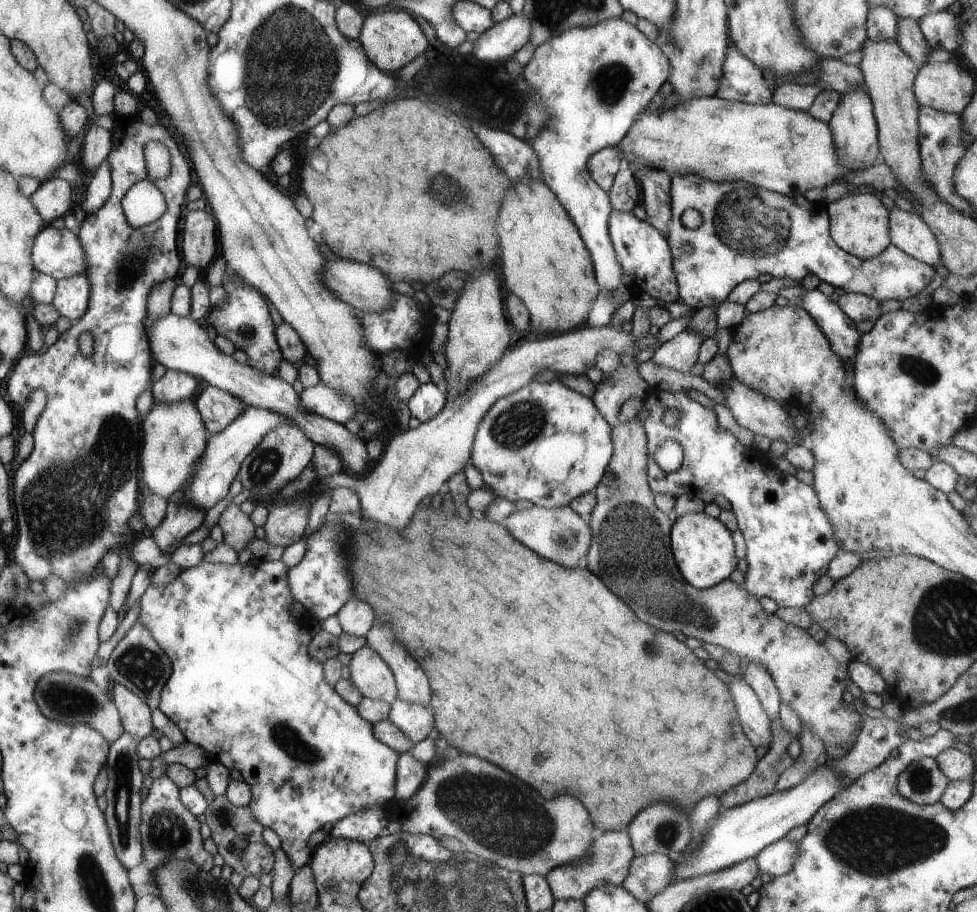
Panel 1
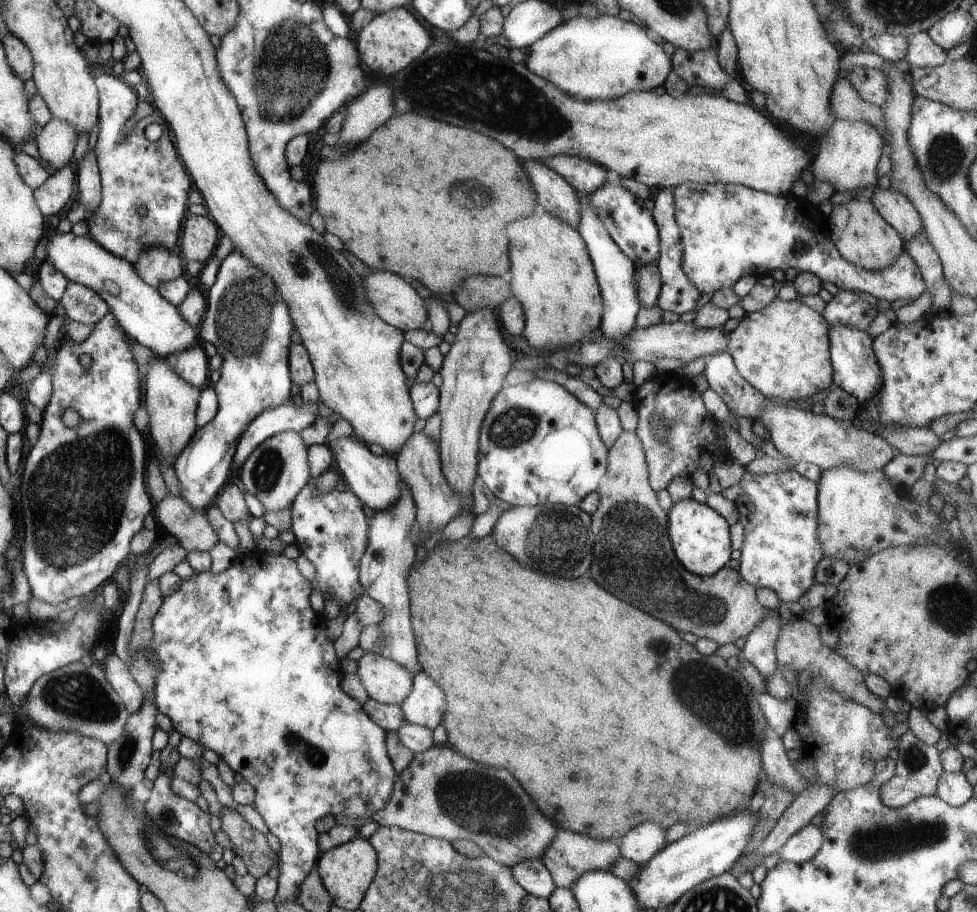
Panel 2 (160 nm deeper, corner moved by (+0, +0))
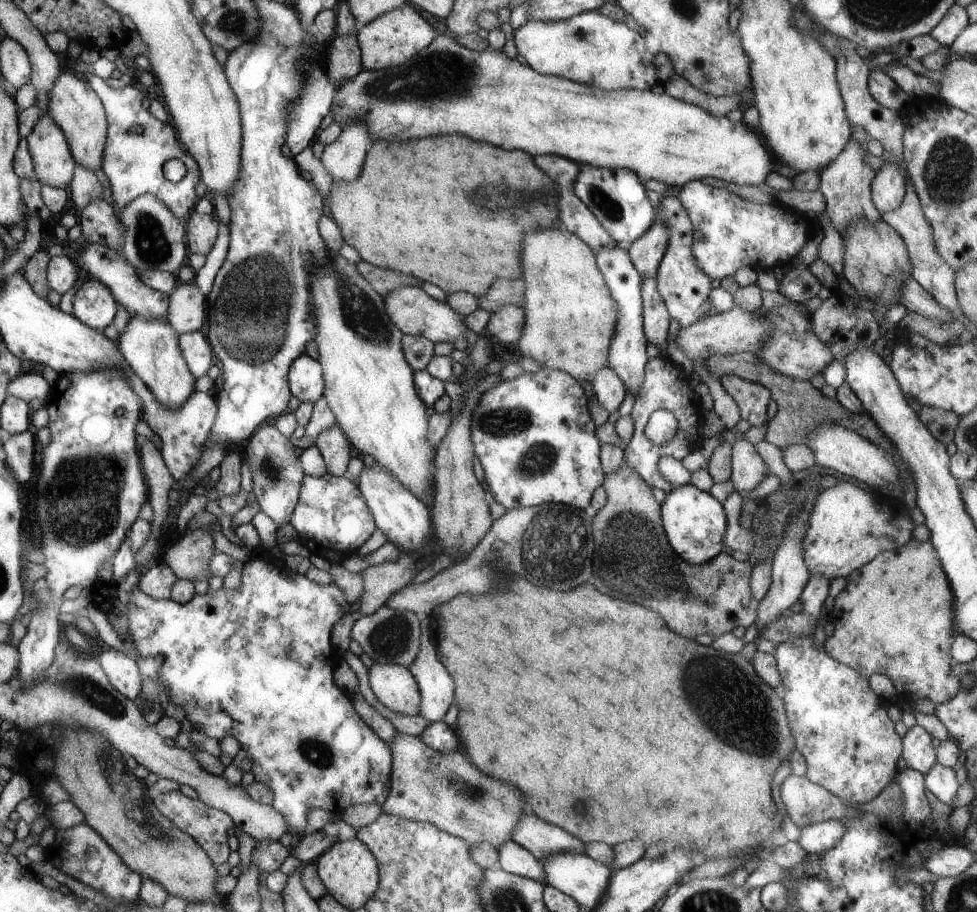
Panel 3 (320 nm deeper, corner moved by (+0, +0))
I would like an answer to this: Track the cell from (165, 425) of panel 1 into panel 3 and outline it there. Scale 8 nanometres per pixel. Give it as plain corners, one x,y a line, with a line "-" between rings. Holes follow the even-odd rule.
139,316
130,317
117,343
128,364
149,385
149,389
165,408
181,407
196,392
196,377
181,351
180,333
168,321

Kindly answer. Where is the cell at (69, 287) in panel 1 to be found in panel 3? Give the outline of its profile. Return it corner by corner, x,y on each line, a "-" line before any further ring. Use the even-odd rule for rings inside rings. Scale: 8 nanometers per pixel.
87,278
74,294
73,315
90,328
103,331
116,316
119,304
107,284

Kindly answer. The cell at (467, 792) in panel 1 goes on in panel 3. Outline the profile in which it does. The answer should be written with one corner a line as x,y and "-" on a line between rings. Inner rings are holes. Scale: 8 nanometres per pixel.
400,731
395,732
391,750
392,782
388,798
381,804
386,814
435,824
451,835
462,837
470,845
486,841
498,848
511,839
511,832
521,816
533,813
531,806
514,786
484,776
476,766
470,764
470,760
462,754
462,750
441,753
430,748
419,736
407,735

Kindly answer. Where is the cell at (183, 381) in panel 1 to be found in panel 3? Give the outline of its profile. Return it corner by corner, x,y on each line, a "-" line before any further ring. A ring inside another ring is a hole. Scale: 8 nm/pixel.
206,330
181,333
180,345
193,375
200,378
207,374
207,370
213,365
215,359

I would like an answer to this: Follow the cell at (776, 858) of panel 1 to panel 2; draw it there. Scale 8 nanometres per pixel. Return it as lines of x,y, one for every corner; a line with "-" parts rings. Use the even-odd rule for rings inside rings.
808,823
784,843
779,852
781,862
801,863
812,860
824,840
823,830
816,824

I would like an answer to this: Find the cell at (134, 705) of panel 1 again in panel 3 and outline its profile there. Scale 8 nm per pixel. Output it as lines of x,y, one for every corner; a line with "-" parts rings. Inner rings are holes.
112,648
104,650
97,657
97,661
117,691
130,700
136,700
141,694
142,683
142,675
136,661

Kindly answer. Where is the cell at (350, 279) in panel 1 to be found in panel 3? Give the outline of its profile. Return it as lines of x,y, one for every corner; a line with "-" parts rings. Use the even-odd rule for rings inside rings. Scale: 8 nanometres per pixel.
401,286
384,296
385,309
390,320
406,335
426,337
436,342
456,342
458,338
466,339
464,317
458,314
446,301
436,300
425,293
420,287

